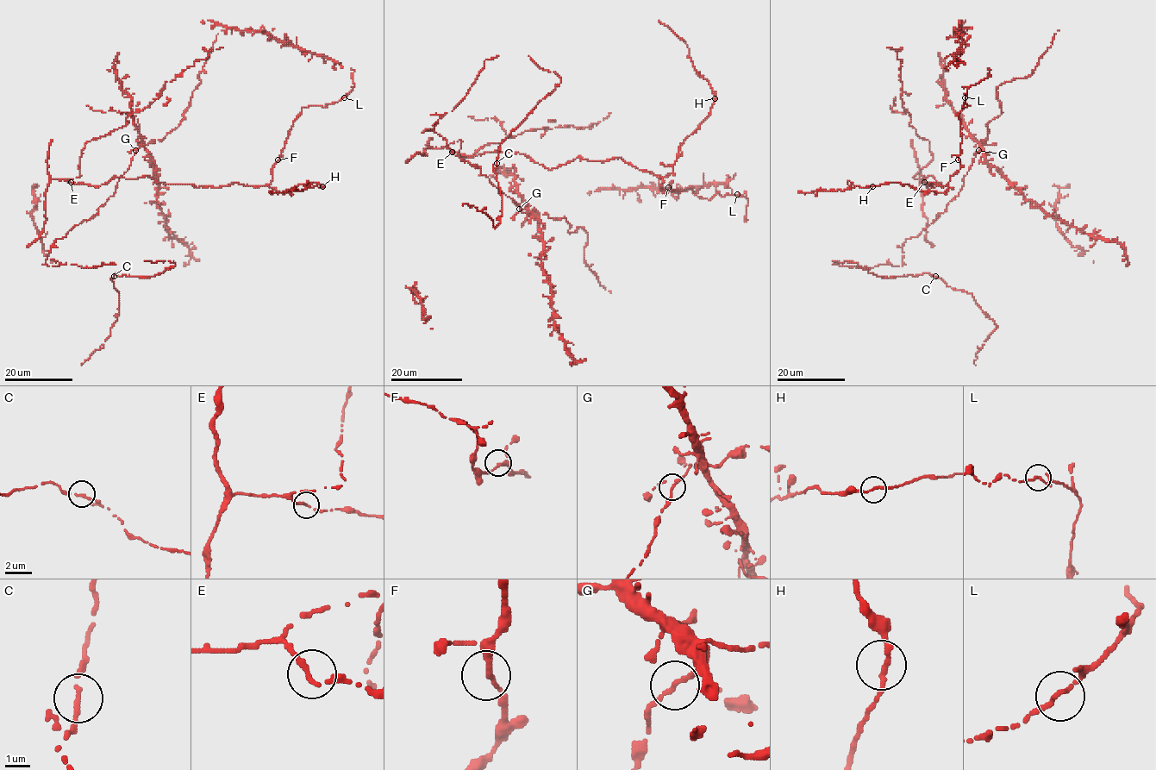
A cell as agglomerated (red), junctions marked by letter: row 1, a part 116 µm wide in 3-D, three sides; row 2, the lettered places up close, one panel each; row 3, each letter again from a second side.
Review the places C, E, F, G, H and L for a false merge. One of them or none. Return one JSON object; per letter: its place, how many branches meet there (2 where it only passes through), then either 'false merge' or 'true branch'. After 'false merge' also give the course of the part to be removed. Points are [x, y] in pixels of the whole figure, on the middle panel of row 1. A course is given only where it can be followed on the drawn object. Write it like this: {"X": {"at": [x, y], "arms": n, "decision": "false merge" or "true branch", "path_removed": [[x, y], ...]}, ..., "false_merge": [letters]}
{"C": {"at": [496, 163], "arms": 2, "decision": "true branch"}, "E": {"at": [452, 152], "arms": 2, "decision": "true branch"}, "F": {"at": [668, 187], "arms": 2, "decision": "true branch"}, "G": {"at": [519, 209], "arms": 2, "decision": "true branch"}, "H": {"at": [715, 98], "arms": 2, "decision": "true branch"}, "L": {"at": [737, 194], "arms": 2, "decision": "true branch"}, "false_merge": []}

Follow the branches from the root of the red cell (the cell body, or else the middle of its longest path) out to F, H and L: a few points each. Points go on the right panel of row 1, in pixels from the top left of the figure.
F: (924, 182), (933, 176), (941, 184), (932, 187), (946, 186), (958, 159)
H: (924, 182), (933, 176), (941, 184), (932, 187), (948, 188), (872, 186)
L: (924, 182), (933, 176), (941, 184), (932, 187), (946, 186), (959, 169), (965, 97)

